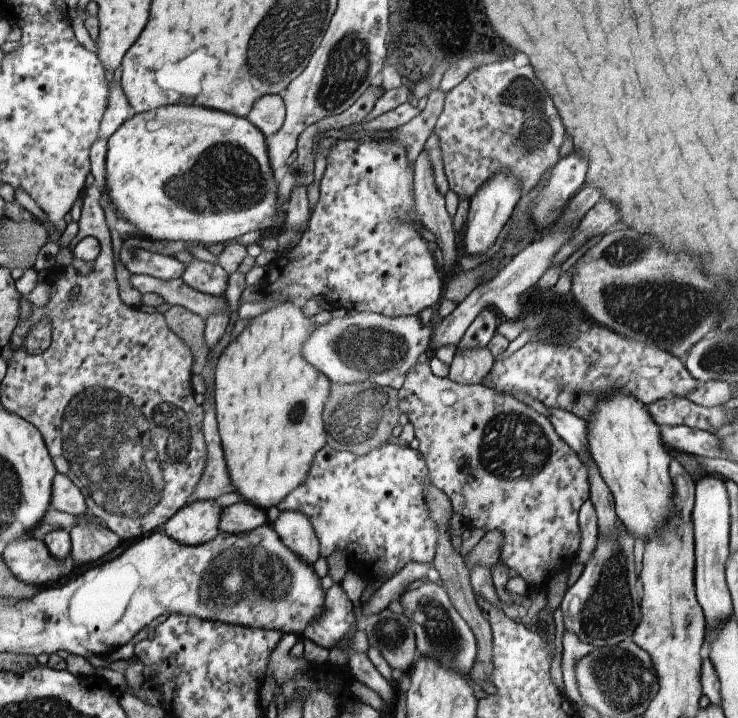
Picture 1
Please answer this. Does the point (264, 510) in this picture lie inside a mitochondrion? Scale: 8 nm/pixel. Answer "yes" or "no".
no

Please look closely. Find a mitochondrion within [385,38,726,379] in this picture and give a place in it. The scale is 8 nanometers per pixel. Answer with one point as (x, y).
(535, 133)

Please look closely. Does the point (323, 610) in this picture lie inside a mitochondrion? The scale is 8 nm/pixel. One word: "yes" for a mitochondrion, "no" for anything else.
no

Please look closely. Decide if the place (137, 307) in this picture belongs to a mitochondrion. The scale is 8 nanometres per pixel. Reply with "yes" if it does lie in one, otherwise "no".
no

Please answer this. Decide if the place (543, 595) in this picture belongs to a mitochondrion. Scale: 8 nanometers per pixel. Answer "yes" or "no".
no

